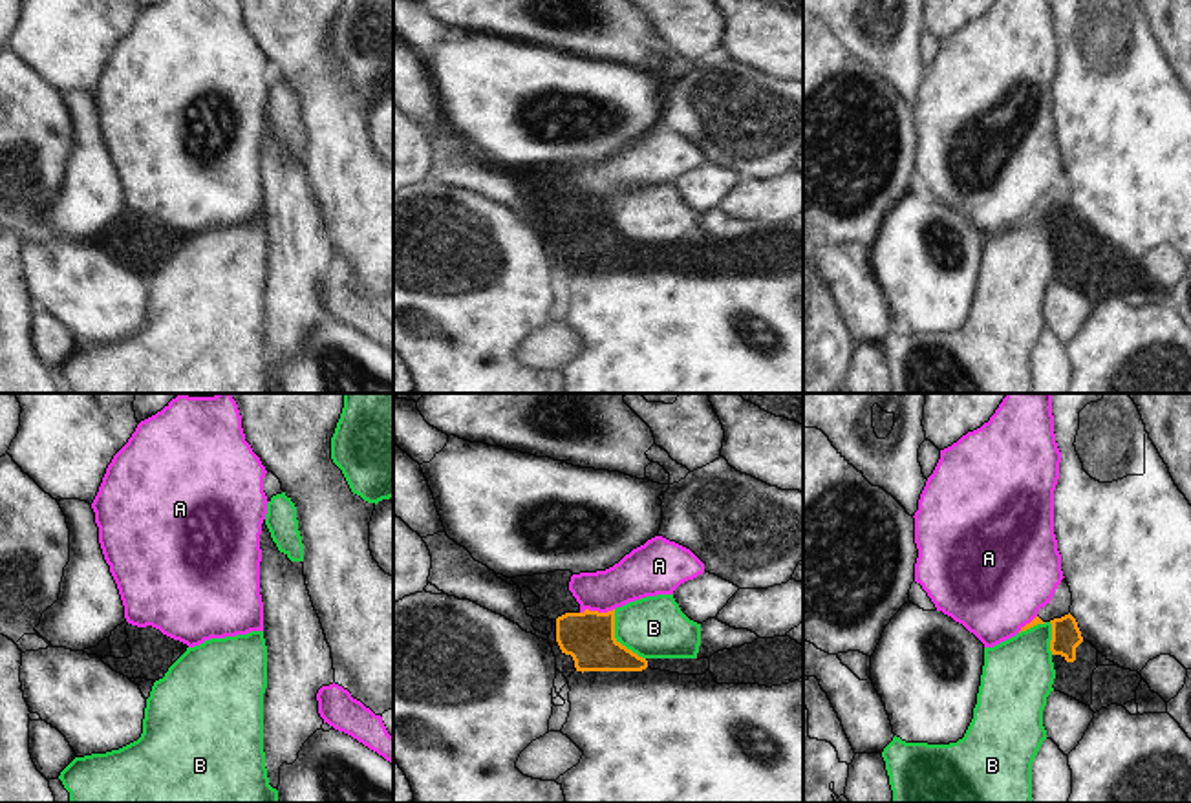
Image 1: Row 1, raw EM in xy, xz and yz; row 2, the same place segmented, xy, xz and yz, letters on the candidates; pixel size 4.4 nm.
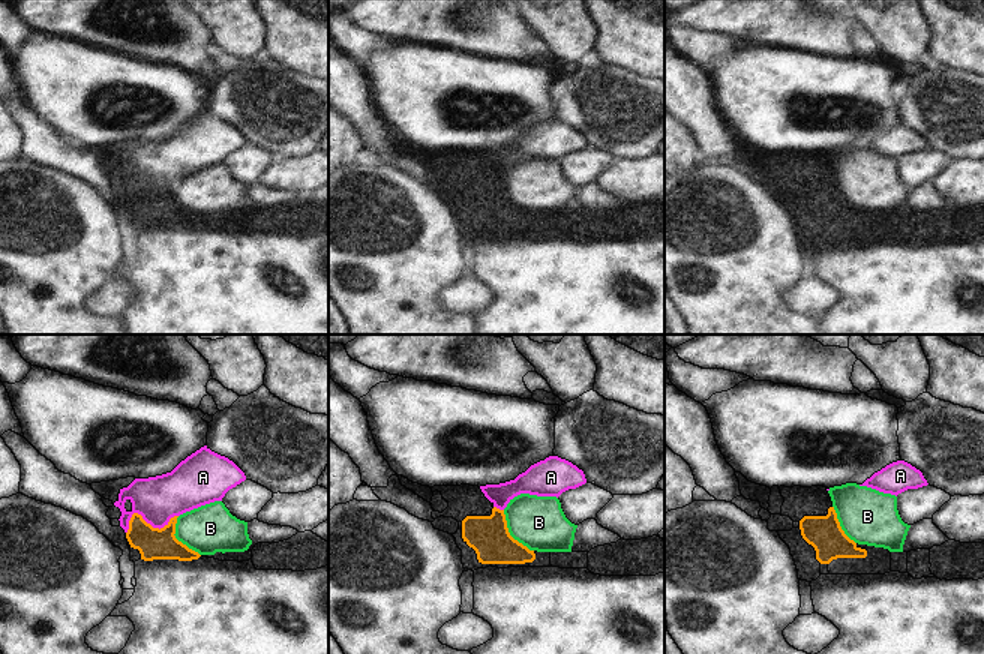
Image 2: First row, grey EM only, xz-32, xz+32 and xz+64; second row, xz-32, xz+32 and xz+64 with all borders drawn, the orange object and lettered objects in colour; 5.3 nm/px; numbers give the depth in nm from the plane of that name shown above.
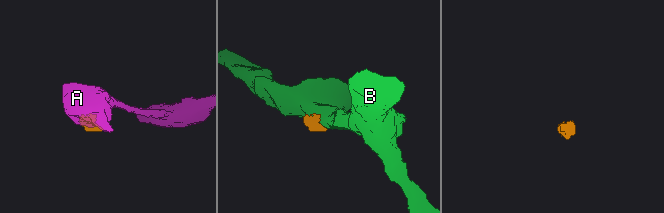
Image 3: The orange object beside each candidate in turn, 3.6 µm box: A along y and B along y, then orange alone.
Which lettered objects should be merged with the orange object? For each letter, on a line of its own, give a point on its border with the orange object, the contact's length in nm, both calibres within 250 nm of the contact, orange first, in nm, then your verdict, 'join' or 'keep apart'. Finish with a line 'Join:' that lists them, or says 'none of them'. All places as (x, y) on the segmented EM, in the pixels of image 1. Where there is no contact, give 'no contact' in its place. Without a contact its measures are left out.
A: contact xz (597, 611); length 150 nm; calibres 220 and 200 nm; keep apart
B: contact xz (615, 639); length 260 nm; calibres 220 and 280 nm; join
Join: B

